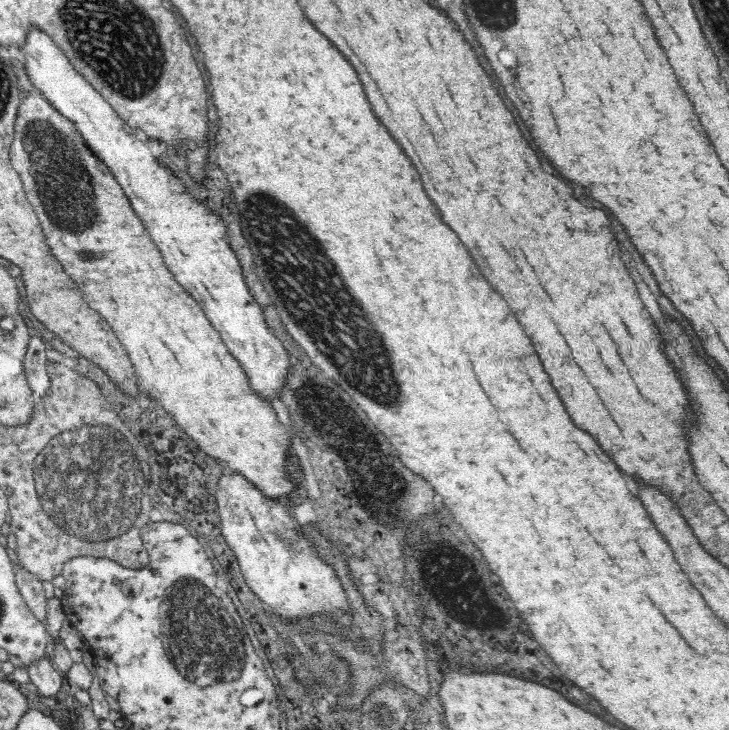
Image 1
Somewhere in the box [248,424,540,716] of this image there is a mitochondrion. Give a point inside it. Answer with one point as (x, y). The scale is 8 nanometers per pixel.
(465, 565)

